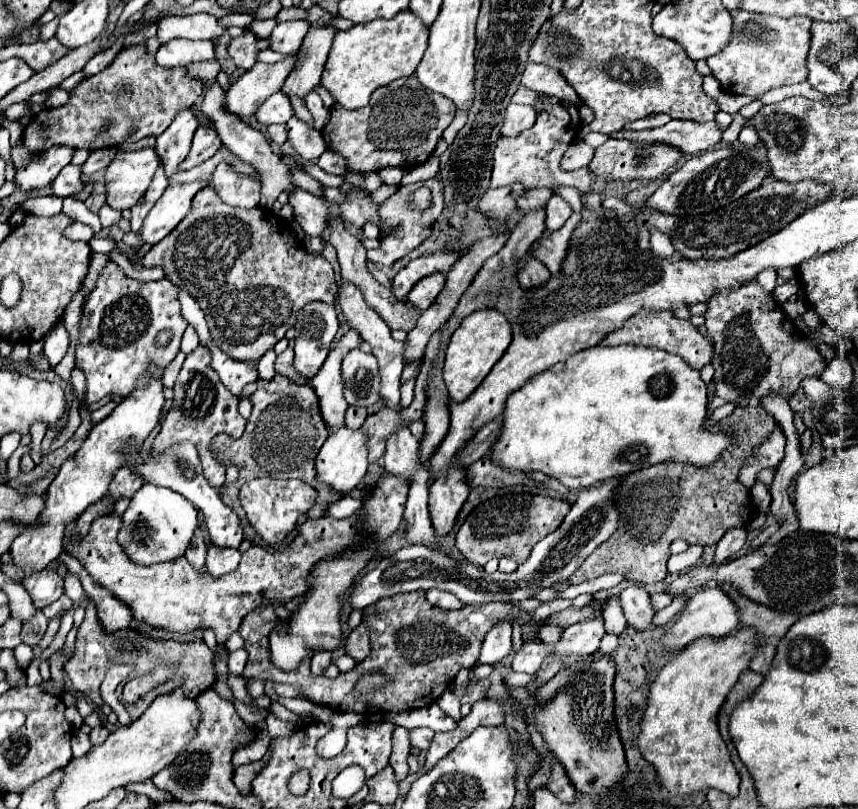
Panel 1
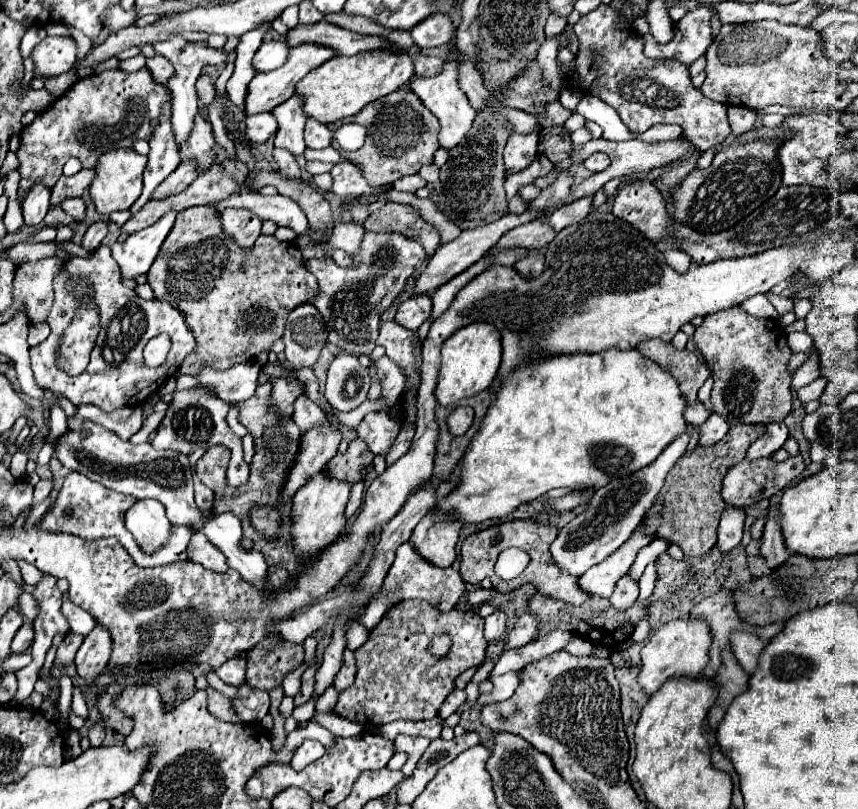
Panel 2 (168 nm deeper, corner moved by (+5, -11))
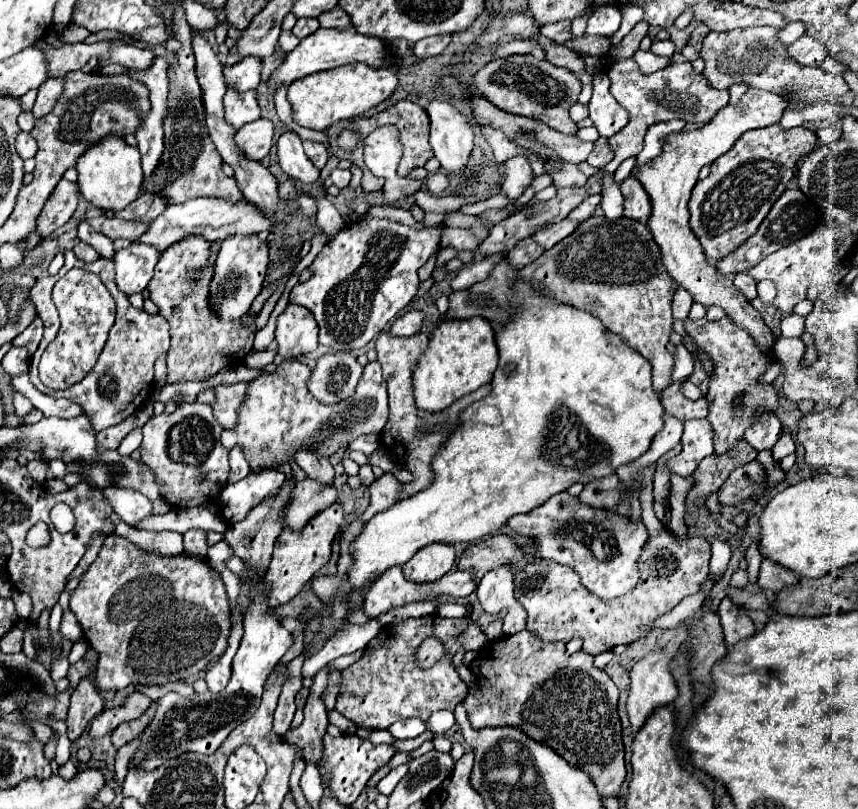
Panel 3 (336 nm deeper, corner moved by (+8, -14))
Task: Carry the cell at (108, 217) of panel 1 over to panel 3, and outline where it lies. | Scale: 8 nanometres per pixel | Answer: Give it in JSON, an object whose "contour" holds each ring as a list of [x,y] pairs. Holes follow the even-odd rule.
{"contour":[[[77,242],[77,244],[73,246],[73,252],[75,252],[75,256],[77,256],[79,260],[83,260],[83,262],[95,262],[95,260],[99,258],[99,254],[97,254],[89,244],[85,244],[85,242]]]}

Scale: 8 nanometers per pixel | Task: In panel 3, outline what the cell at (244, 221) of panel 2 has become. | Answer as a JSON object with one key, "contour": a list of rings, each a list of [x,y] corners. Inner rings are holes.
{"contour":[[[255,234],[229,236],[223,240],[215,262],[215,274],[209,286],[209,302],[221,320],[237,320],[249,312],[253,300],[263,290],[267,266],[269,266],[269,246],[261,244],[261,240]]]}

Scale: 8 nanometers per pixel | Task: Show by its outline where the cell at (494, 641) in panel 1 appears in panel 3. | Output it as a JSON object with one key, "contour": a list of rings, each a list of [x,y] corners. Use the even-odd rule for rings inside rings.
{"contour":[[[505,564],[503,568],[495,568],[483,576],[477,586],[477,596],[485,612],[499,614],[508,608],[508,614],[503,619],[503,633],[506,636],[516,634],[526,628],[527,613],[513,596],[513,566]],[[523,618],[523,628],[519,629],[519,619]]]}

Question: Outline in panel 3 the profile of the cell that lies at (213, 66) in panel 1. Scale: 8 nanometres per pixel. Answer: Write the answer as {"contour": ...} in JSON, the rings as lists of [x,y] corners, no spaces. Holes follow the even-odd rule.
{"contour":[[[111,44],[111,56],[97,58],[101,66],[105,64],[119,64],[127,70],[145,70],[155,60],[155,54],[151,50],[139,50],[135,46],[113,46]]]}

